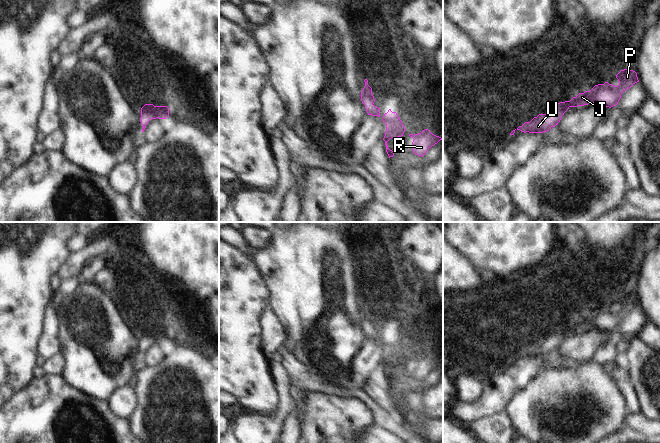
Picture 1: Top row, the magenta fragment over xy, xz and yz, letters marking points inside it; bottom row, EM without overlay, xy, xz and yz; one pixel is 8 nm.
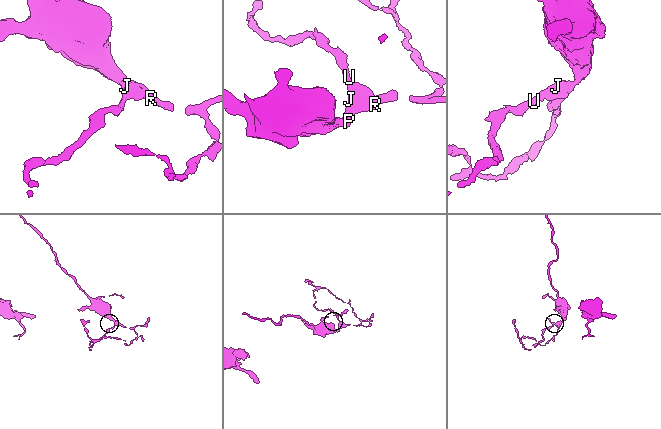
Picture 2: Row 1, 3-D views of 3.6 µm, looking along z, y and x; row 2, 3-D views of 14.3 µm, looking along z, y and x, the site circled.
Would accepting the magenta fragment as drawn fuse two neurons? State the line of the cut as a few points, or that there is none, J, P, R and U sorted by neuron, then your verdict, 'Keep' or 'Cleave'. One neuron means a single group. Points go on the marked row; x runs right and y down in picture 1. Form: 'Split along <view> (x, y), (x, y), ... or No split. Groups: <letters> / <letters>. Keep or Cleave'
No split. Groups: J P R U. Keep

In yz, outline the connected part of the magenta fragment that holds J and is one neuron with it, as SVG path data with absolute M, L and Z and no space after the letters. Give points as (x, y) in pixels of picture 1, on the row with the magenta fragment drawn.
M629 69L621 70L616 75L616 78L619 81L618 86L605 82L604 84L595 85L590 91L579 93L570 101L551 103L546 114L539 114L530 122L525 122L522 126L519 126L517 130L524 133L547 132L552 127L558 125L562 116L570 107L584 106L591 103L609 108L616 106L621 98L621 94L639 82L637 73Z

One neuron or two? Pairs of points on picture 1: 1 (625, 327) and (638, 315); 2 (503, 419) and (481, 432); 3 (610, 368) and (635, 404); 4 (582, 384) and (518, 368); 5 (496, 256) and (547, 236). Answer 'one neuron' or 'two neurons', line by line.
1: one neuron
2: one neuron
3: one neuron
4: two neurons
5: one neuron

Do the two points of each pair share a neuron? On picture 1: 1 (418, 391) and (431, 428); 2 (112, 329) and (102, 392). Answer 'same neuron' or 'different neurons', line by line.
1: different neurons
2: same neuron

